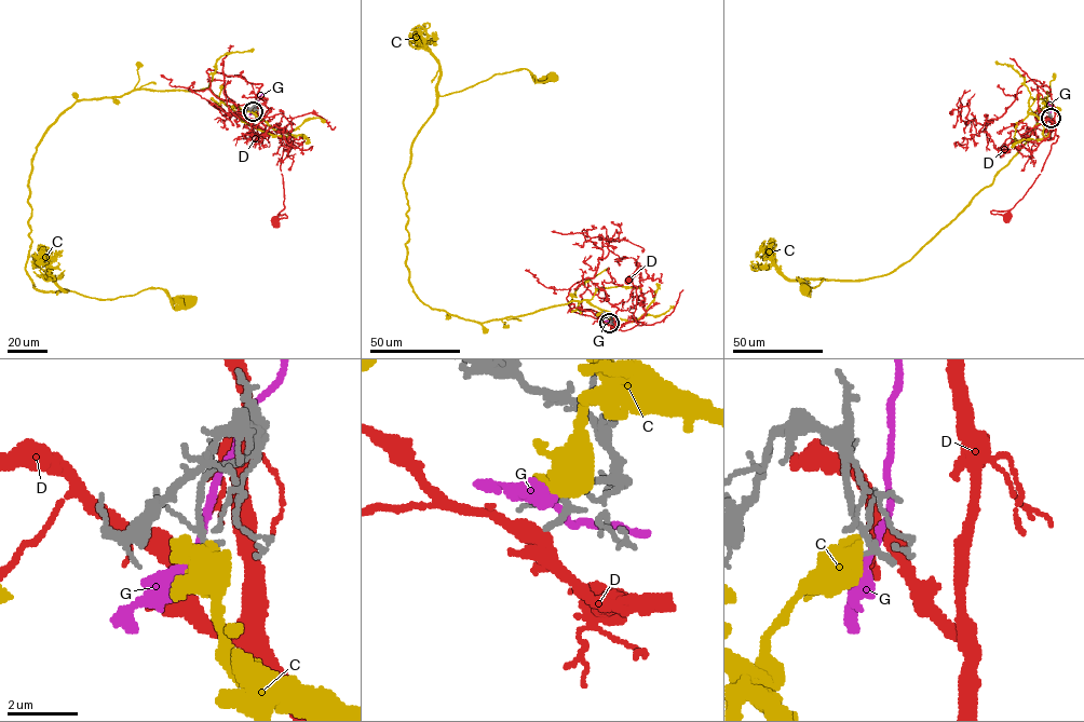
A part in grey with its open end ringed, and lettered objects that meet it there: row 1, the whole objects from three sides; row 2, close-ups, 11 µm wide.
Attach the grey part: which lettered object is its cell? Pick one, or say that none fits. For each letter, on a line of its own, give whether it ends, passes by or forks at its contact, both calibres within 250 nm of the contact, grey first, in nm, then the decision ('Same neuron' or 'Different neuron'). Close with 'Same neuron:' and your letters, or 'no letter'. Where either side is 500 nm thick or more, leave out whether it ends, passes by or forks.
C: Thickness 200 nm (grey) against 700 nm. Different neuron
D: It passes by. Thickness 150 nm (grey) against 400 nm. Same neuron
G: It passes by. Thickness 220 nm (grey) against 200 nm. Different neuron
Same neuron: D

